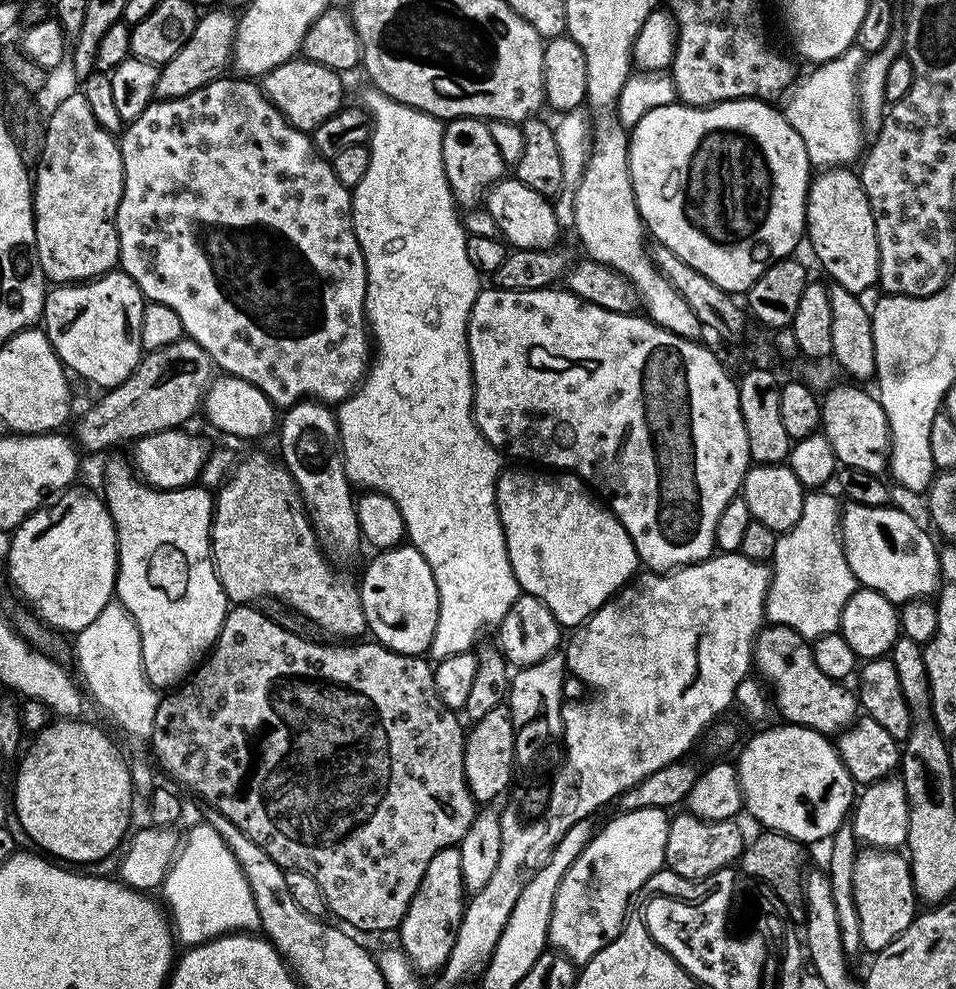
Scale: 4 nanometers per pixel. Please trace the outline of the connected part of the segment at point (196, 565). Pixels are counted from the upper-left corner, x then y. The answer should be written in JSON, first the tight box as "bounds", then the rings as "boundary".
{"bounds":[102,456,230,690],"boundary":[[[116,456],[105,466],[104,480],[108,485],[102,491],[116,527],[118,563],[114,596],[138,626],[146,678],[157,690],[168,690],[179,685],[203,661],[216,643],[224,615],[230,607],[211,557],[214,496],[207,487],[201,486],[175,488],[173,492],[151,488],[138,478],[125,457],[124,460]]]}

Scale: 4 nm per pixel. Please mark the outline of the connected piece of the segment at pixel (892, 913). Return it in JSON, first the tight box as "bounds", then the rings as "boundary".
{"bounds":[853,849,918,953],"boundary":[[[861,849],[855,855],[853,864],[853,900],[860,924],[862,947],[869,953],[878,953],[906,930],[918,915],[918,897],[908,858],[896,850]]]}

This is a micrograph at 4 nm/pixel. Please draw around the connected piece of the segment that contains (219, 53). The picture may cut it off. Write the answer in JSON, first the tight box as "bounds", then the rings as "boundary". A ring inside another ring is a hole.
{"bounds":[155,10,237,100],"boundary":[[[214,10],[205,15],[203,13],[197,19],[194,32],[182,50],[170,62],[161,65],[161,73],[155,84],[155,97],[160,100],[175,100],[204,88],[211,81],[221,79],[233,57],[236,26],[237,17],[226,10]]]}

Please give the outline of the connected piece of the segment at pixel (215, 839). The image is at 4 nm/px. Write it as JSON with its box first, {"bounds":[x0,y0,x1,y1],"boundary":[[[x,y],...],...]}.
{"bounds":[162,822,260,946],"boundary":[[[207,822],[194,825],[189,830],[188,837],[183,837],[182,843],[164,876],[162,892],[164,892],[165,900],[163,903],[166,905],[166,912],[170,917],[175,939],[179,943],[181,940],[184,946],[202,944],[205,940],[211,940],[212,937],[221,934],[251,933],[260,928],[258,906],[254,906],[254,894],[250,890],[242,866],[238,866],[234,854],[226,846],[226,842],[222,842],[218,830],[211,828]]]}

